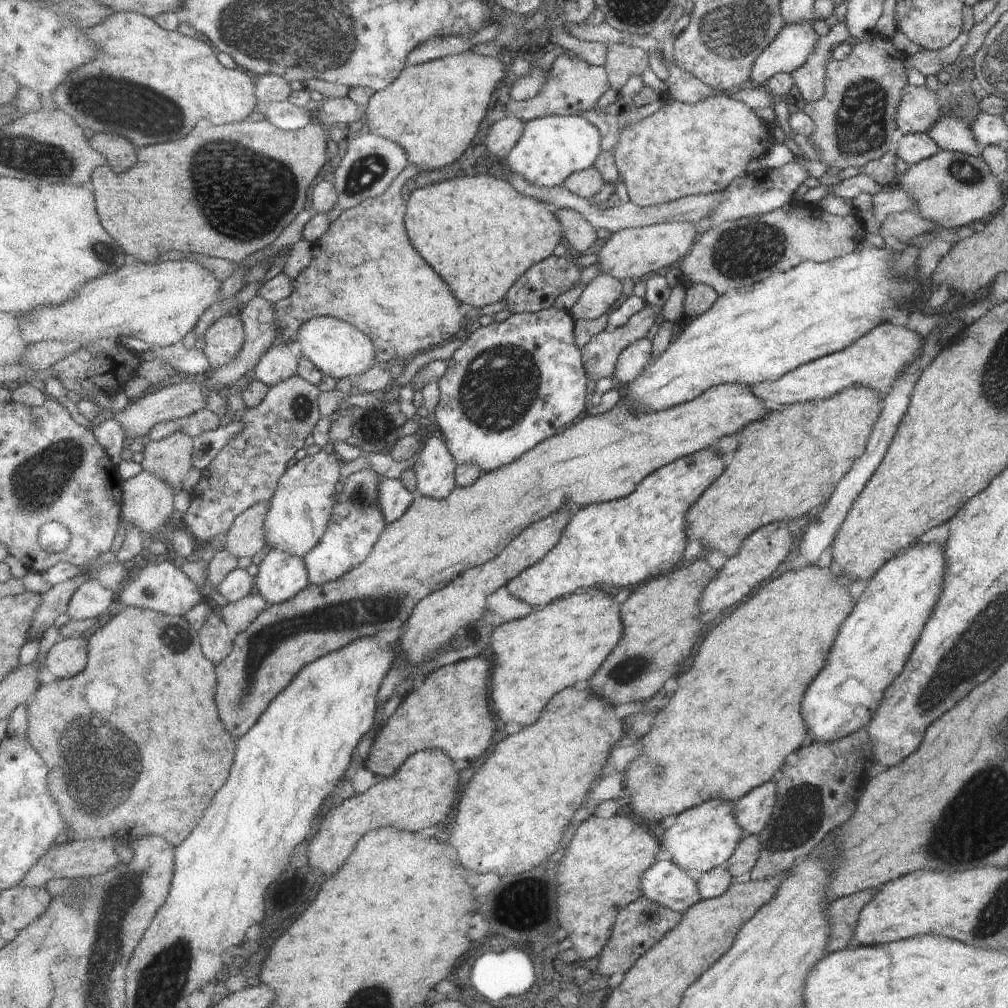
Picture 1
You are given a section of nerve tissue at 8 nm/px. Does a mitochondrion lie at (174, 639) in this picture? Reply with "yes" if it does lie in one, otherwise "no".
yes

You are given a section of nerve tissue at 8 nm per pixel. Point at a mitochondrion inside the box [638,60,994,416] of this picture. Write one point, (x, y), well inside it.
(860, 127)

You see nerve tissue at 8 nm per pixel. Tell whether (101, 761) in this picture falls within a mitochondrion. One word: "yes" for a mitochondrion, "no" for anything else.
yes

